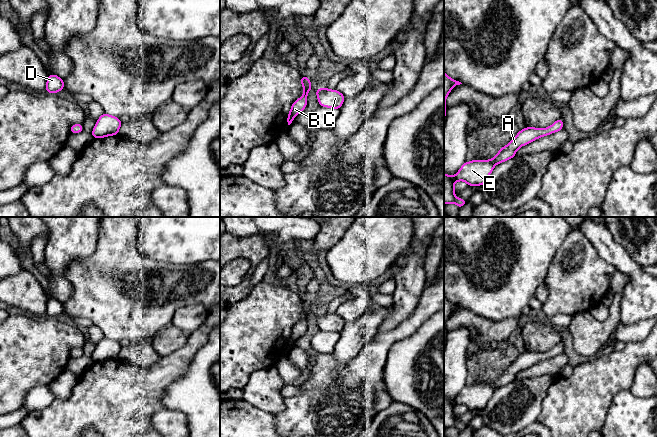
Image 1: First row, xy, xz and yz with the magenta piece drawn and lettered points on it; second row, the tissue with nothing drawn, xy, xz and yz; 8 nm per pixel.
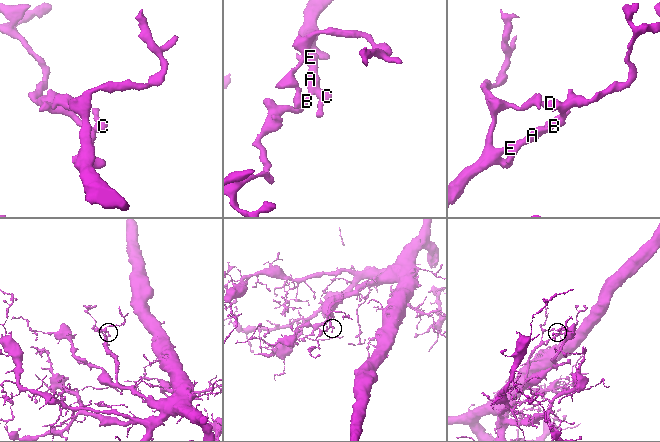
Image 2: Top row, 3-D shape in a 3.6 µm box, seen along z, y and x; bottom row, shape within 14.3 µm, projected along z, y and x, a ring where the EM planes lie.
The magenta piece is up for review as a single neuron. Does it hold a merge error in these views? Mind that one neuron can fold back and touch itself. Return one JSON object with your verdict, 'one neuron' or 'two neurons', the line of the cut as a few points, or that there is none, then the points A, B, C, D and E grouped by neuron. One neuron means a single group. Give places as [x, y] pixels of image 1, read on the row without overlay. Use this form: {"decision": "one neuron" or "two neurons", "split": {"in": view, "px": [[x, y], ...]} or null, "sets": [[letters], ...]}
{"decision": "one neuron", "split": null, "sets": [["A", "B", "C", "D", "E"]]}

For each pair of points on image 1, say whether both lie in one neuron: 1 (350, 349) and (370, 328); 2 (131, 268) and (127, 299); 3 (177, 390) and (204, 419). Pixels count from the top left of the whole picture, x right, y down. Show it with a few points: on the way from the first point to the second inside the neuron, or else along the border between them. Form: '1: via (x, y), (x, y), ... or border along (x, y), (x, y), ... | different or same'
1: via (351, 343), (364, 330) | same
2: via (127, 276), (127, 291) | same
3: via (184, 397), (199, 412) | same

